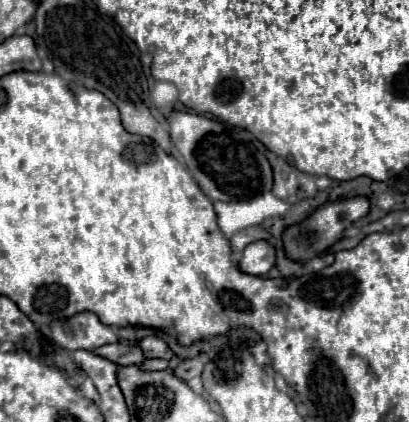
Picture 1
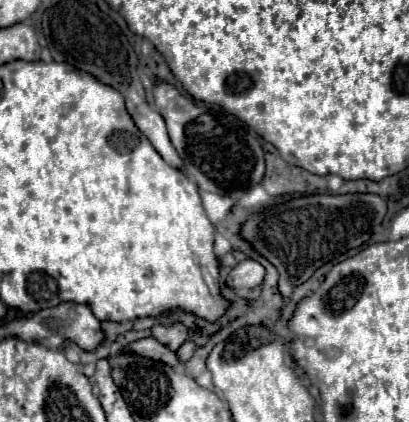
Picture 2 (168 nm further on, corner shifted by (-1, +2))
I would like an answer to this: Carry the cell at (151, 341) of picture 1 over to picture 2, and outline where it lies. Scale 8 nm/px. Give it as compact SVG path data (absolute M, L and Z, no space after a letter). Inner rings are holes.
M176 322L172 326L152 326L152 336L156 340L160 340L162 344L168 344L168 348L178 350L182 346L182 342L188 338L188 328L180 322Z

